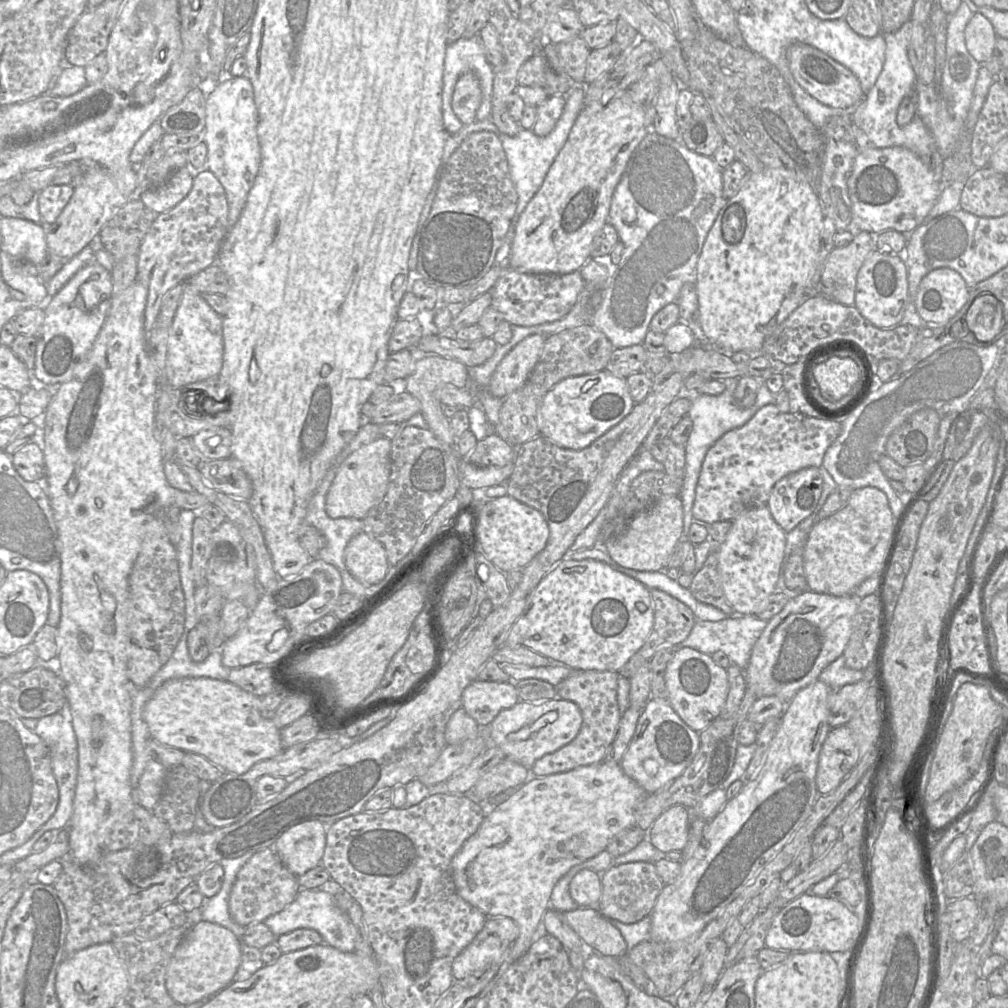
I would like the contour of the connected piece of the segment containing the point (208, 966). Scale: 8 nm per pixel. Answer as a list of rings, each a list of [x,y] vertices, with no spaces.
[[[199,921],[192,925],[168,965],[168,994],[178,1005],[183,1006],[208,1000],[233,982],[241,963],[241,950],[241,939],[229,929],[207,921]]]

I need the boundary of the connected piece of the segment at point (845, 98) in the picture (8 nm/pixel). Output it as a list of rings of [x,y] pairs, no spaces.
[[[796,42],[786,51],[795,81],[812,97],[832,108],[853,109],[866,94],[858,78],[845,66],[808,44]]]

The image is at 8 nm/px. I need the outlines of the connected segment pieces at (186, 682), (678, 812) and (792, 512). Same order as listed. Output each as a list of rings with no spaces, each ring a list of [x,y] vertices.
[[[185,677],[166,681],[145,707],[151,738],[185,753],[195,753],[224,772],[244,774],[256,763],[282,750],[280,730],[260,712],[260,697],[227,680]]]
[[[673,806],[661,813],[648,832],[650,843],[660,851],[682,851],[687,845],[691,811],[683,806]]]
[[[804,468],[777,481],[766,506],[775,522],[788,533],[819,509],[822,492],[818,468]]]

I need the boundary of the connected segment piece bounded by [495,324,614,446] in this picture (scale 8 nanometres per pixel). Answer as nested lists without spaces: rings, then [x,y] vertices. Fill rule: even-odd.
[[[586,324],[565,329],[547,337],[538,363],[519,389],[503,398],[495,433],[512,446],[519,446],[540,435],[540,405],[545,394],[568,377],[600,372],[606,369],[614,347],[606,335]]]

